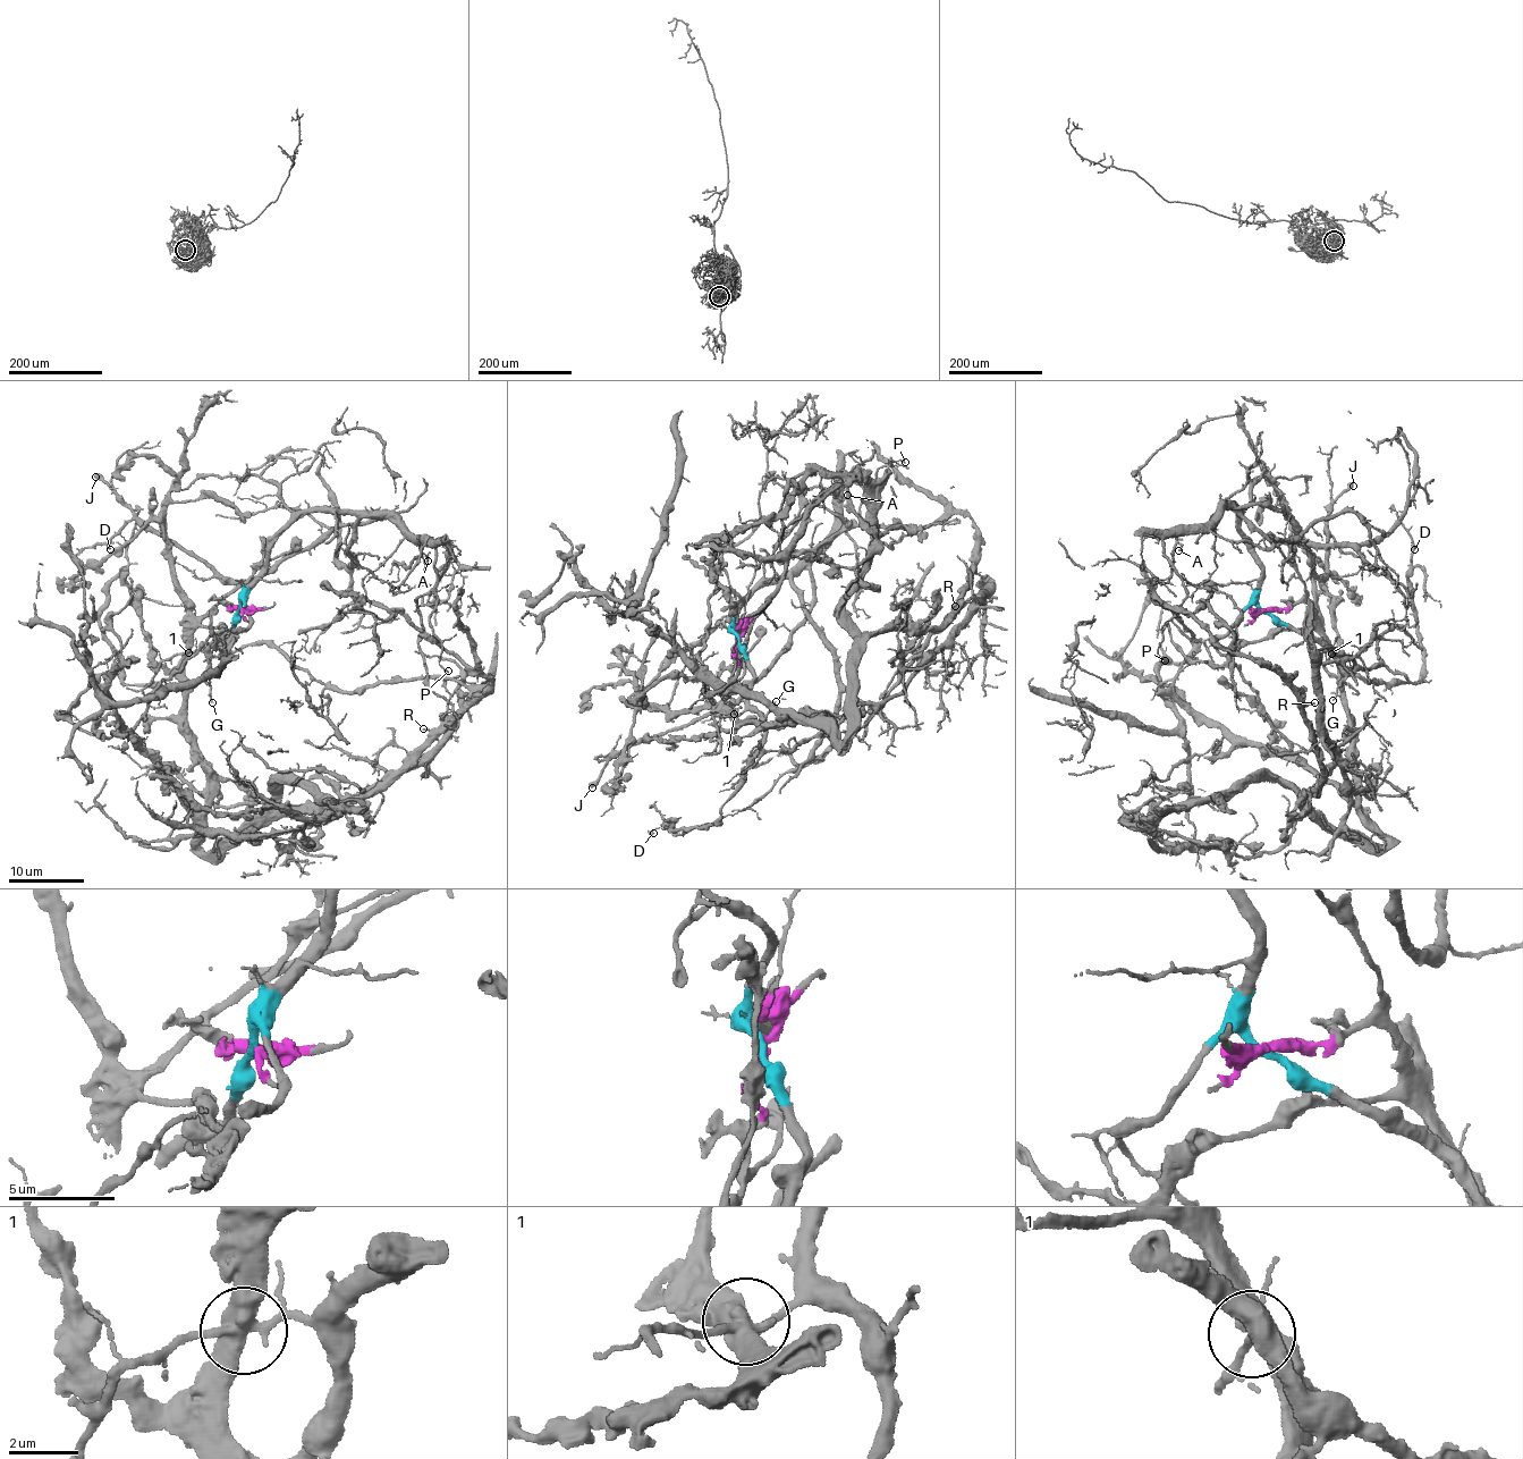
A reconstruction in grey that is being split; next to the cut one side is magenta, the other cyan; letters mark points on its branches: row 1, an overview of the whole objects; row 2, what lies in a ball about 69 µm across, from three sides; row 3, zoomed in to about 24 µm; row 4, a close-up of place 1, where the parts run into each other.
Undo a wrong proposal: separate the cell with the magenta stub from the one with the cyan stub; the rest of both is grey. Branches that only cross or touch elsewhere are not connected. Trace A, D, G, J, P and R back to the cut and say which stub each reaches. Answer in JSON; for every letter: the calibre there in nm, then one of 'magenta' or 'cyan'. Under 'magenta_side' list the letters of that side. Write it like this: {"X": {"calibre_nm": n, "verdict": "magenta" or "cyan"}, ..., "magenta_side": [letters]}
{"A": {"calibre_nm": 140, "verdict": "cyan"}, "D": {"calibre_nm": 150, "verdict": "cyan"}, "G": {"calibre_nm": 100, "verdict": "cyan"}, "J": {"calibre_nm": 550, "verdict": "cyan"}, "P": {"calibre_nm": 110, "verdict": "cyan"}, "R": {"calibre_nm": 150, "verdict": "magenta"}, "magenta_side": ["R"]}

